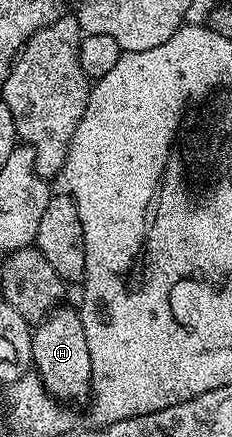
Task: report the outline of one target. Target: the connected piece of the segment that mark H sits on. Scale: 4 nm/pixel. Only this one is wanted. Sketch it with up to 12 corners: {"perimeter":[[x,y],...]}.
{"perimeter":[[76,308],[33,329],[32,368],[62,403],[90,396],[91,351]]}

